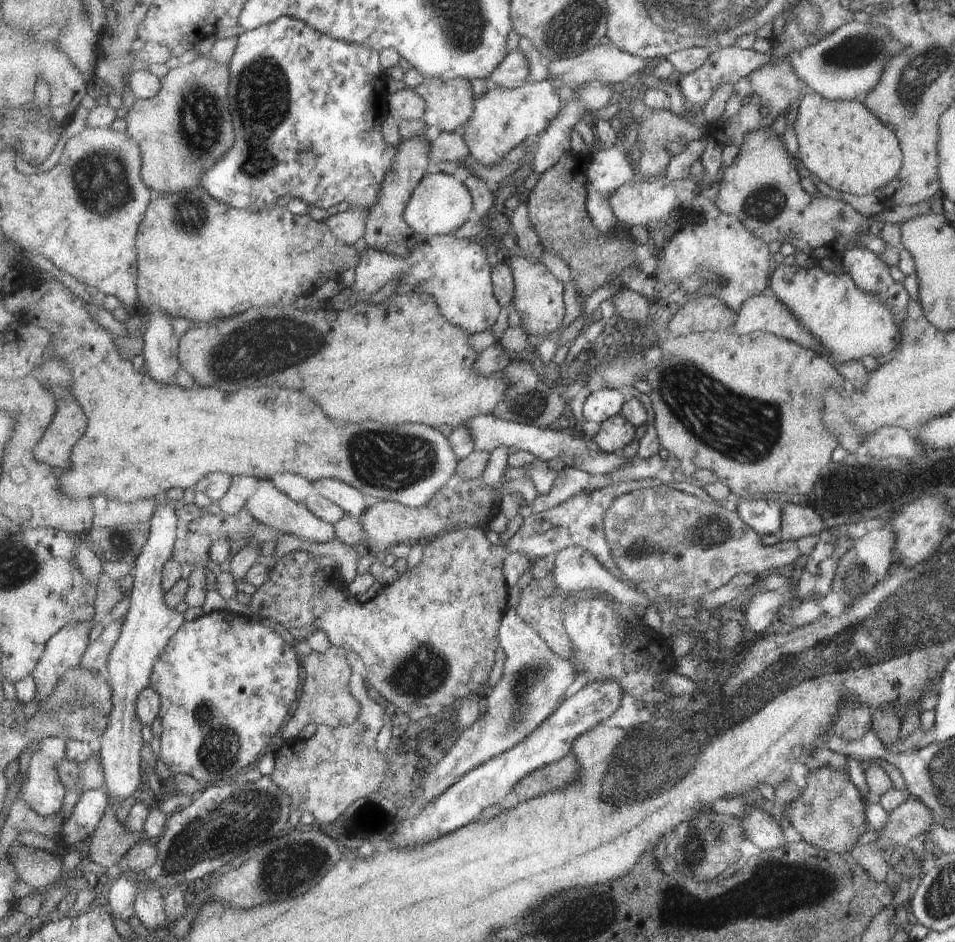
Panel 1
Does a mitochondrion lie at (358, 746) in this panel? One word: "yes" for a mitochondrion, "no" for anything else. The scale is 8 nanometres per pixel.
yes

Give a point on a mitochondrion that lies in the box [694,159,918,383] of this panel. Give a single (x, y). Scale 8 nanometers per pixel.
(764, 203)

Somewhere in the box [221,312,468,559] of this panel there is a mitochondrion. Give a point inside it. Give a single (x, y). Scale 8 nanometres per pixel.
(389, 461)

